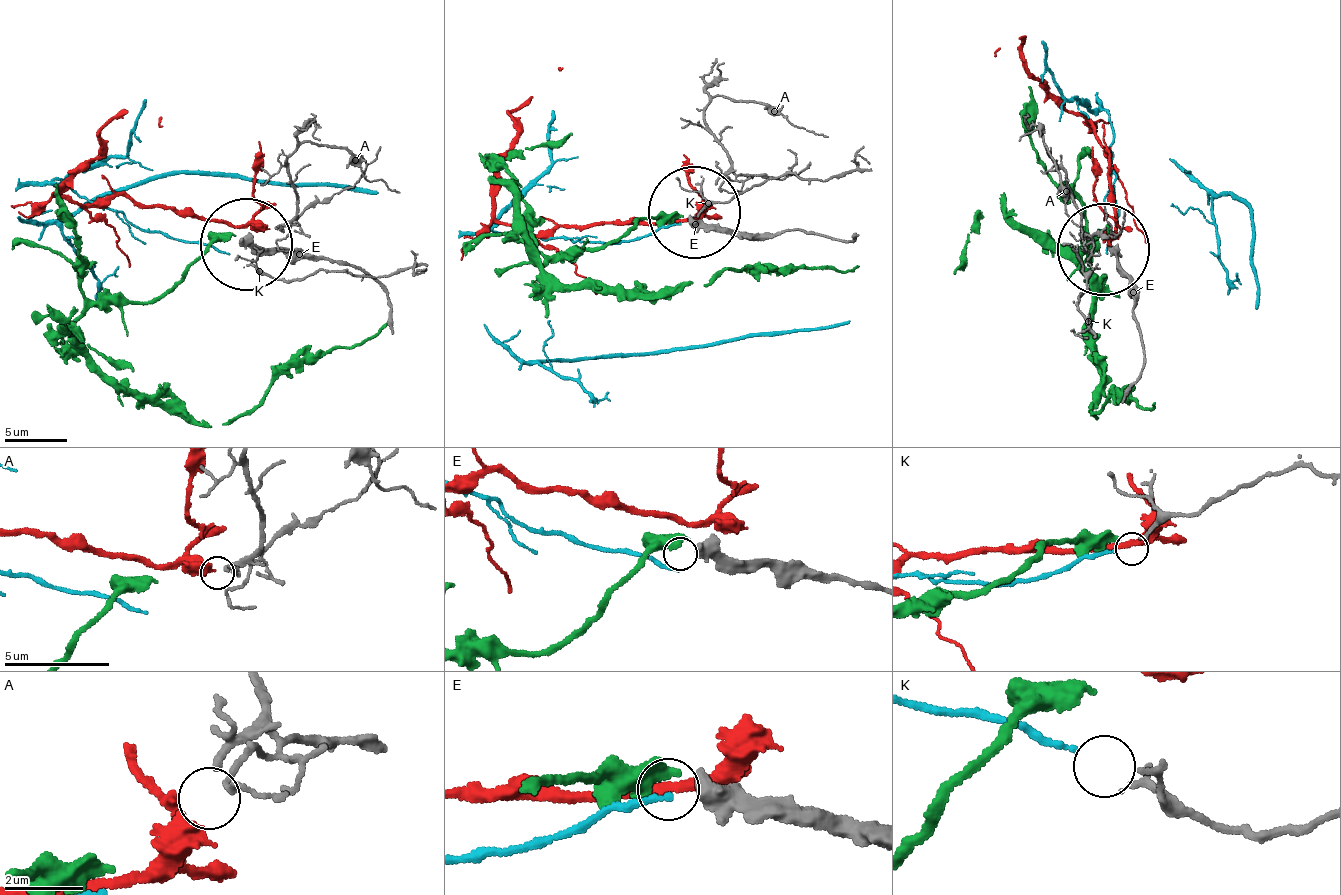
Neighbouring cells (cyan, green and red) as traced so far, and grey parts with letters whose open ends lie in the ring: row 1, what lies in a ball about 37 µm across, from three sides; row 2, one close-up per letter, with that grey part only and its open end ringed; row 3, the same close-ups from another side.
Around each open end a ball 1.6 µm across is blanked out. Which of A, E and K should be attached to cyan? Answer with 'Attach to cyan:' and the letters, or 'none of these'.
Attach to cyan: K

